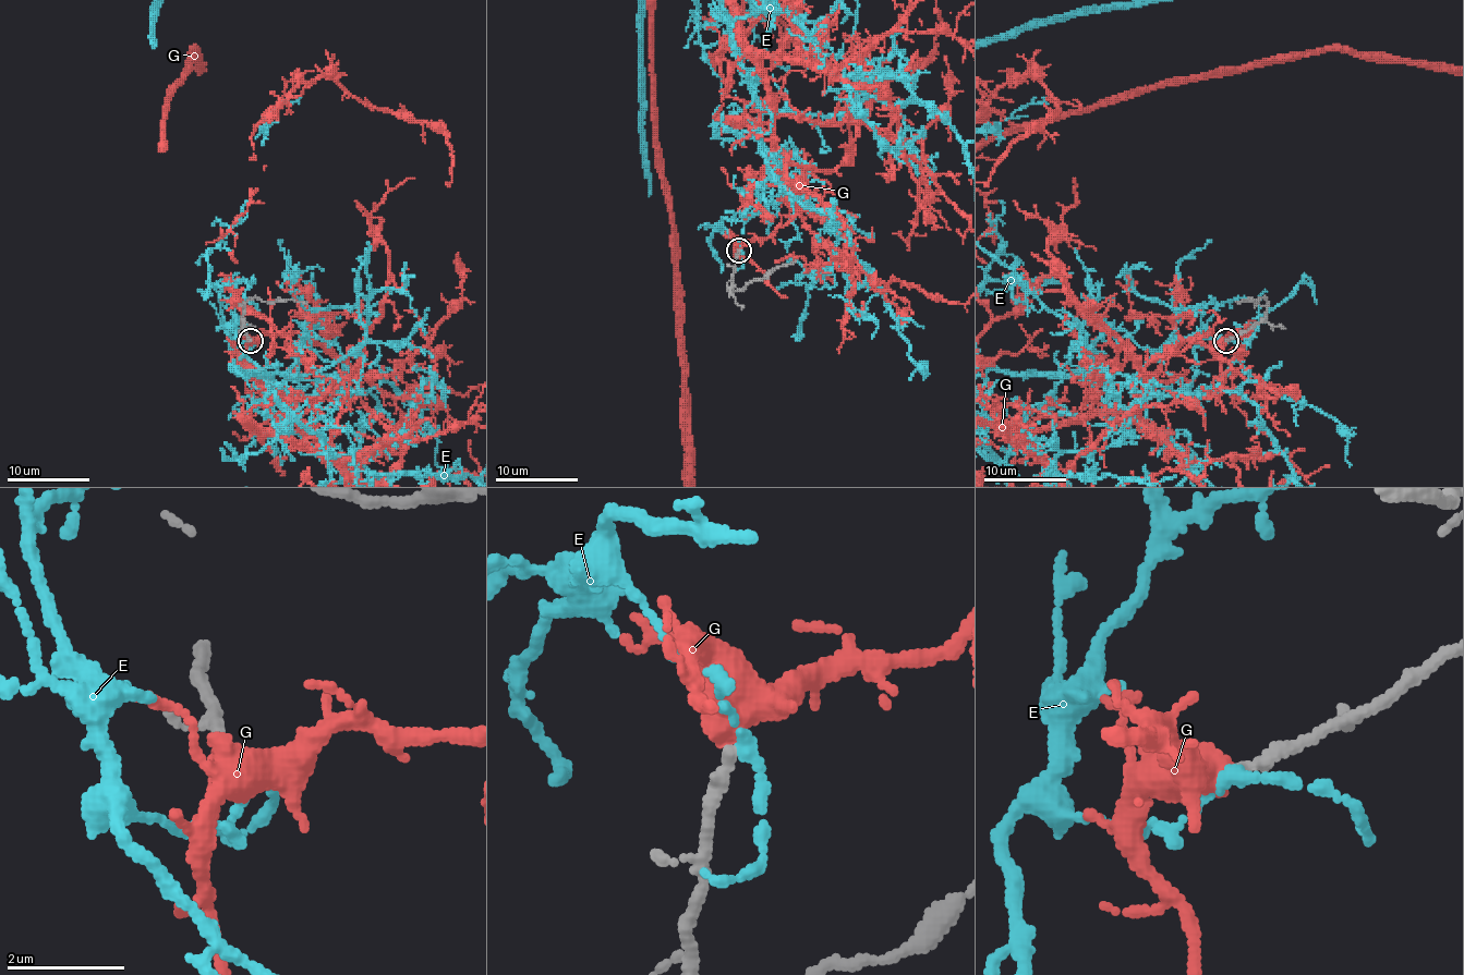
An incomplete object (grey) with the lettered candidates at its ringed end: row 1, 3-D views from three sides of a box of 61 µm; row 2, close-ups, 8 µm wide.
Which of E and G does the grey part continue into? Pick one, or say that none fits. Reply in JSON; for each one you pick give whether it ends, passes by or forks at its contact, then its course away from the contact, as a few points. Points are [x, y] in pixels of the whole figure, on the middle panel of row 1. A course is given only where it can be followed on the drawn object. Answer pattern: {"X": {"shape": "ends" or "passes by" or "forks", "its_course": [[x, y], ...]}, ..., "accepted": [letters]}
{"accepted": []}

